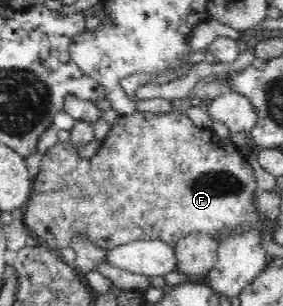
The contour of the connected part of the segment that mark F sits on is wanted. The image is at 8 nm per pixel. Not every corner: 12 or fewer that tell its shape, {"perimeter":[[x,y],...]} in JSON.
{"perimeter":[[136,109],[44,154],[22,220],[56,252],[257,228],[230,138]]}

